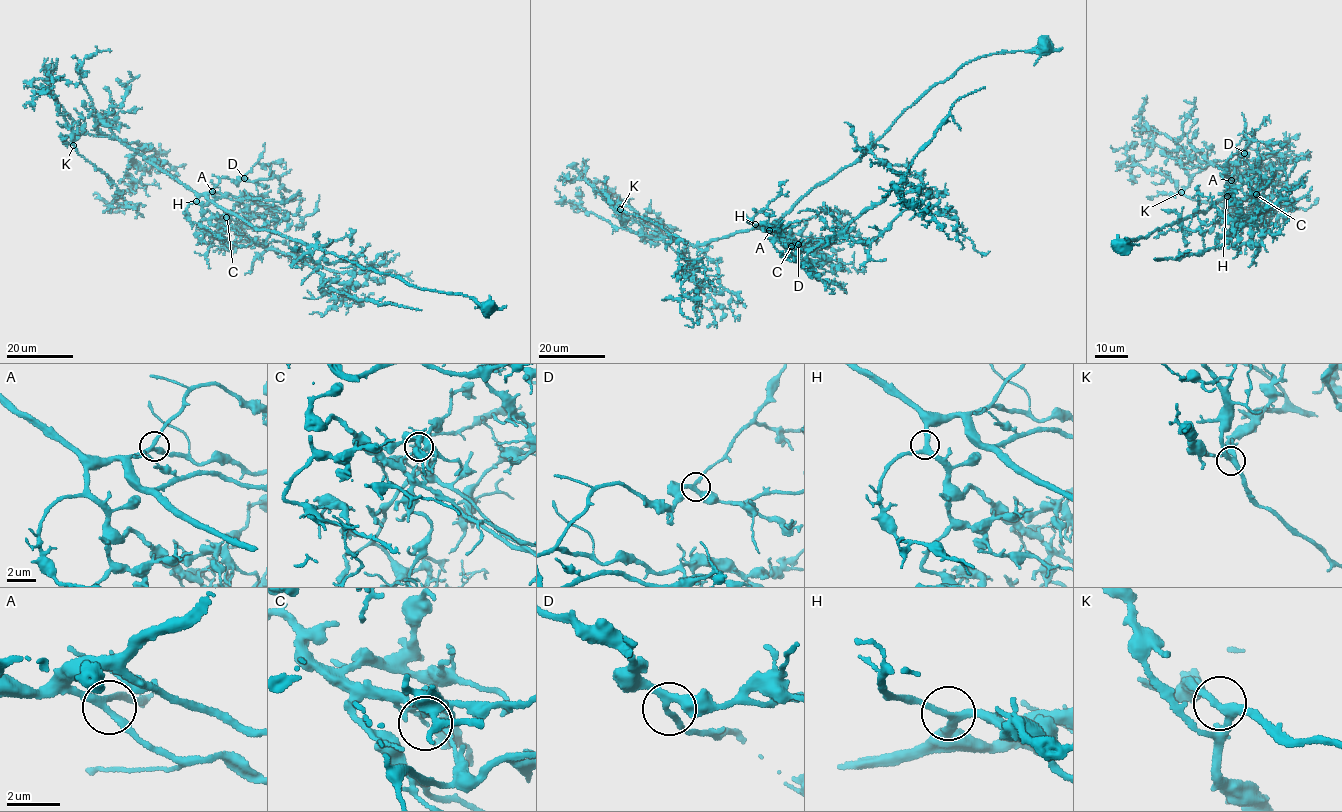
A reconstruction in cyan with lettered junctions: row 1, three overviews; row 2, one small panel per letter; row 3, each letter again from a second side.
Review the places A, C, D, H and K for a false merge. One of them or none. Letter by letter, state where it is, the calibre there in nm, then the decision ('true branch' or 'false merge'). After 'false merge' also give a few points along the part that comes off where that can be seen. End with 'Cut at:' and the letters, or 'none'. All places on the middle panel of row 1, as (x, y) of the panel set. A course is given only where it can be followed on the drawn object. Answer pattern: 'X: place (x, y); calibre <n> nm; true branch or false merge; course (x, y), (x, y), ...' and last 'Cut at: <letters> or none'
A: place (769, 230); calibre 240 nm; true branch
C: place (791, 246); calibre 110 nm; false merge; course (791, 246), (834, 239), (893, 184), (904, 204), (937, 207), (975, 250), (988, 251)
D: place (798, 244); calibre 260 nm; true branch
H: place (755, 224); calibre 280 nm; true branch
K: place (620, 209); calibre 280 nm; true branch
Cut at: C

